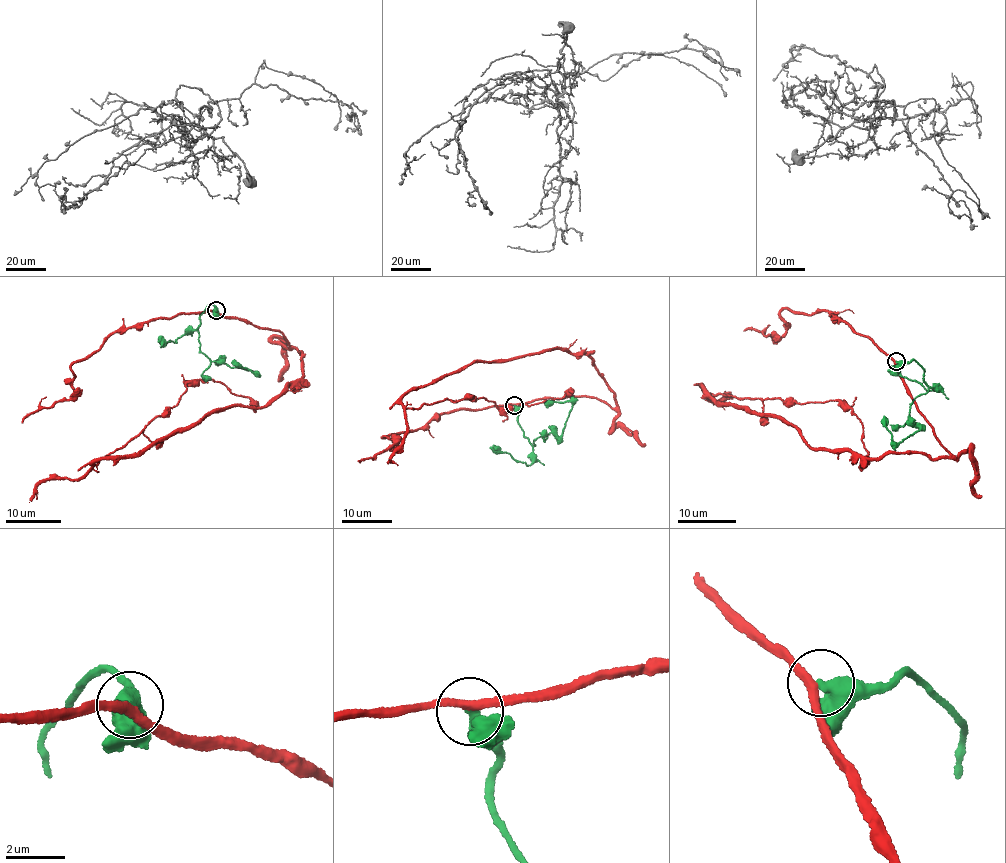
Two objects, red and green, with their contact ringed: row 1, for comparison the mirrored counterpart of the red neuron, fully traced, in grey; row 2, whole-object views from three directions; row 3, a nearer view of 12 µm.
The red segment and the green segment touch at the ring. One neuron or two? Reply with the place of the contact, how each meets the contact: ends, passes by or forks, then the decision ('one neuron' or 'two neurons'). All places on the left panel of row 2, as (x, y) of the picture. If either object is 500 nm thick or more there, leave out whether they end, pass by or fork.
at (216, 310); one neuron

